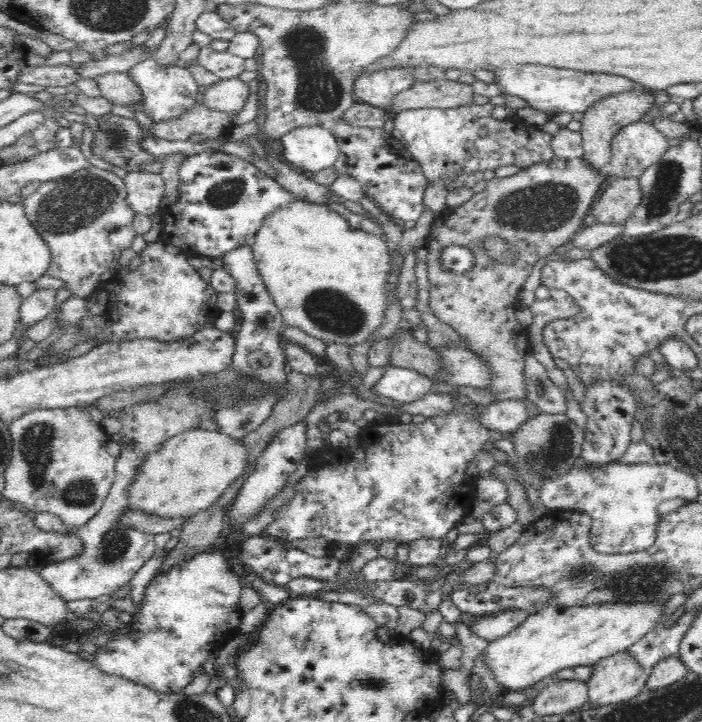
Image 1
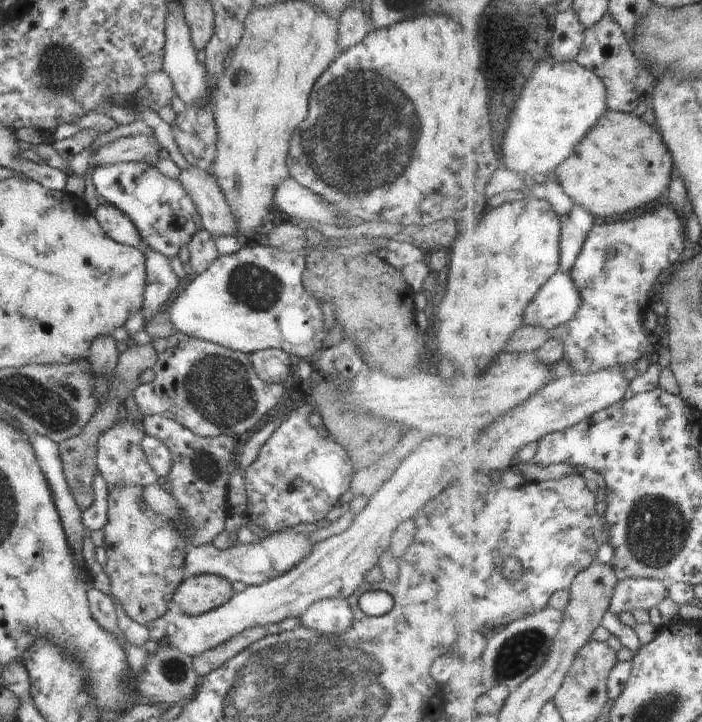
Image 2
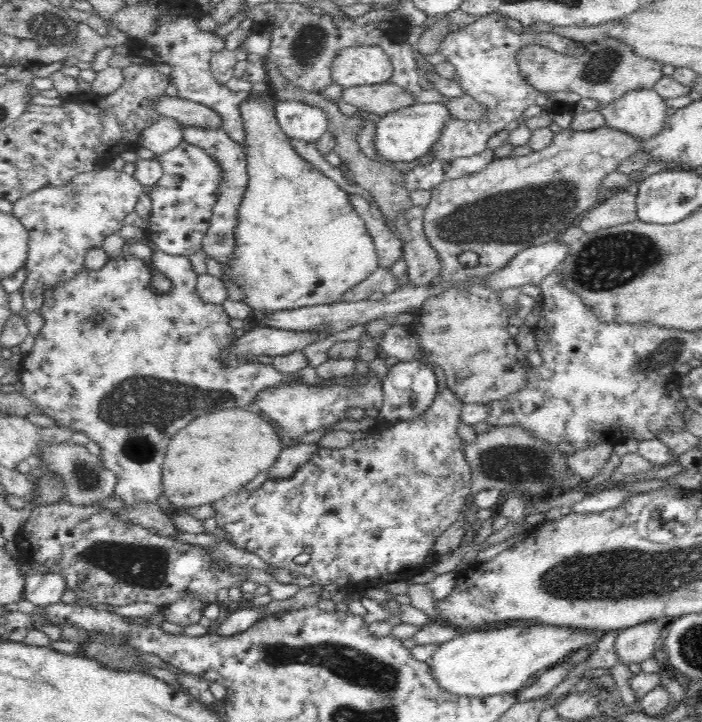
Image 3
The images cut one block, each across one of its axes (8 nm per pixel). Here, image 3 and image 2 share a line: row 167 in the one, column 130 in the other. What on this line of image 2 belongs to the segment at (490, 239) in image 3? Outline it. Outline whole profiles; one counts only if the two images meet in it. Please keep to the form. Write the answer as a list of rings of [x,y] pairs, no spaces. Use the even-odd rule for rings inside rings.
[[[116,484],[108,489],[107,521],[102,528],[106,564],[103,566],[106,576],[110,579],[110,590],[114,600],[120,602],[124,612],[134,622],[148,626],[154,619],[164,616],[172,606],[172,594],[184,580],[184,556],[186,556],[186,540],[174,528],[174,521],[152,510],[142,498],[142,486],[126,486]]]

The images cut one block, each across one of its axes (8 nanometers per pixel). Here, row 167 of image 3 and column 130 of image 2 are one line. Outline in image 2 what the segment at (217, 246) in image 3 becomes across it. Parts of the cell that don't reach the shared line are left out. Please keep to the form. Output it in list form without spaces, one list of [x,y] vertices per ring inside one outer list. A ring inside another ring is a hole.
[[[110,204],[99,205],[94,212],[94,218],[102,227],[102,230],[117,243],[137,248],[142,243],[136,226],[130,222],[130,218],[116,206]]]

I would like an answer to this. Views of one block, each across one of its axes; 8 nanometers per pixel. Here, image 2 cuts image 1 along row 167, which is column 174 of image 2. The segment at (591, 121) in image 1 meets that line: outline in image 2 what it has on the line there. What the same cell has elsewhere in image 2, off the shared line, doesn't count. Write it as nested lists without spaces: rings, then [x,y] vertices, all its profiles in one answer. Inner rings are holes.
[[[198,574],[182,581],[172,594],[172,606],[189,615],[212,612],[226,604],[234,590],[228,580],[212,574]]]

